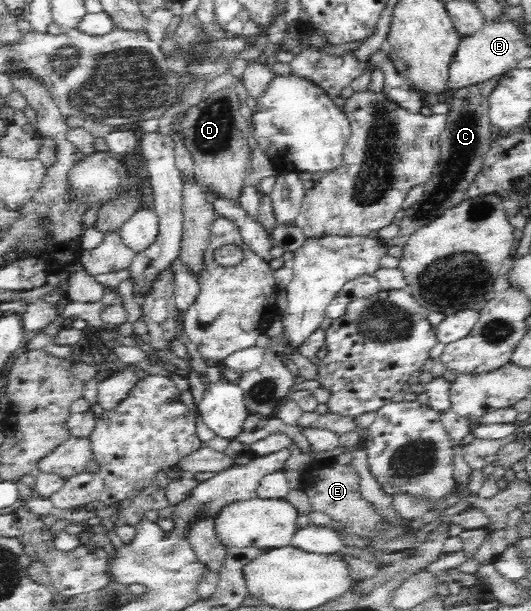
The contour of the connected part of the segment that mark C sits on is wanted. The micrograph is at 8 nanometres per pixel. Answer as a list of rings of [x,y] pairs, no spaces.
[[[506,73],[494,76],[488,81],[456,90],[445,97],[450,111],[446,114],[447,123],[440,135],[441,162],[434,170],[432,179],[424,184],[424,194],[413,205],[405,209],[401,219],[394,219],[399,231],[392,239],[386,240],[387,246],[403,245],[411,234],[430,224],[436,217],[442,216],[448,209],[457,206],[466,197],[467,188],[474,183],[478,173],[482,171],[494,130],[488,118],[490,96],[500,84]]]

